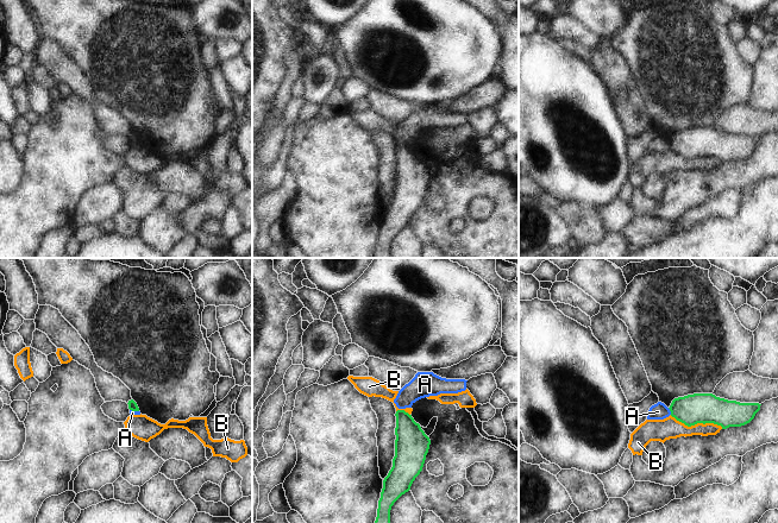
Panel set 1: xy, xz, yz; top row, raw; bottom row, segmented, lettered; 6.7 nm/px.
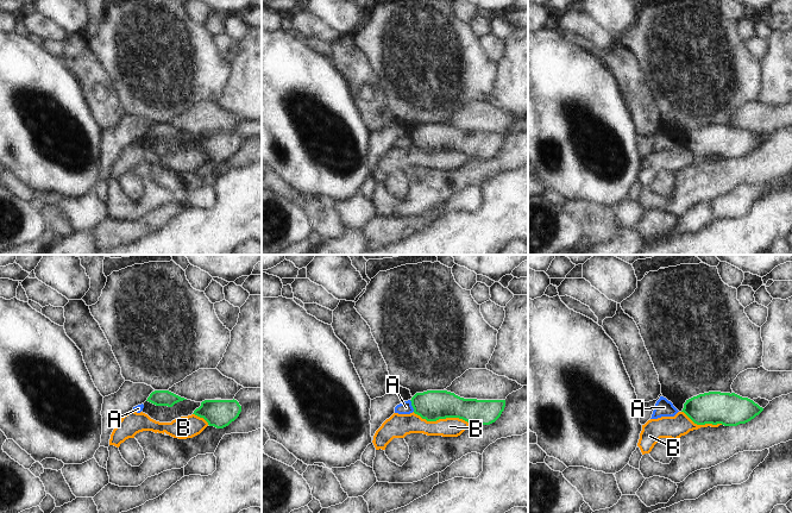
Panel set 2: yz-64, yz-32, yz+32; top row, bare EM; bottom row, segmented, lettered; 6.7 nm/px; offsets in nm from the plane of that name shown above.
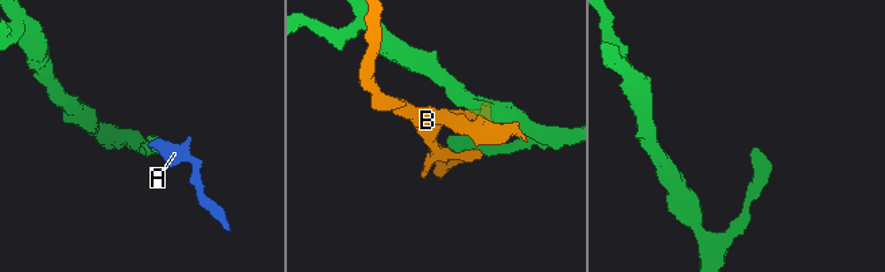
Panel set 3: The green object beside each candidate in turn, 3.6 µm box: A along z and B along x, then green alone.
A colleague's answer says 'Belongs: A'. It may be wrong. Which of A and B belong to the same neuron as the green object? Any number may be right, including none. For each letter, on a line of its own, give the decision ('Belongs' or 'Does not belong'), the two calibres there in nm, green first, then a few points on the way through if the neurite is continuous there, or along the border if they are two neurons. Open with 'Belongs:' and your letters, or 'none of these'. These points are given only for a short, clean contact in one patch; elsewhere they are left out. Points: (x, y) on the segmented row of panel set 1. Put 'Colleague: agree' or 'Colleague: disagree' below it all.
Belongs: none of these
A: Does not belong. Thickness 200 nm (green) against 110 nm. Boundary: yz (667, 408), (671, 414)
B: Does not belong. Thickness 200 nm (green) against 140 nm
Colleague: disagree

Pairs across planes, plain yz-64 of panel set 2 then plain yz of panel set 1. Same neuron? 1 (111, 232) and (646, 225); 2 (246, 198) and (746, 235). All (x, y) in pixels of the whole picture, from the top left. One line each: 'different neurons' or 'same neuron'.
1: same neuron
2: same neuron

